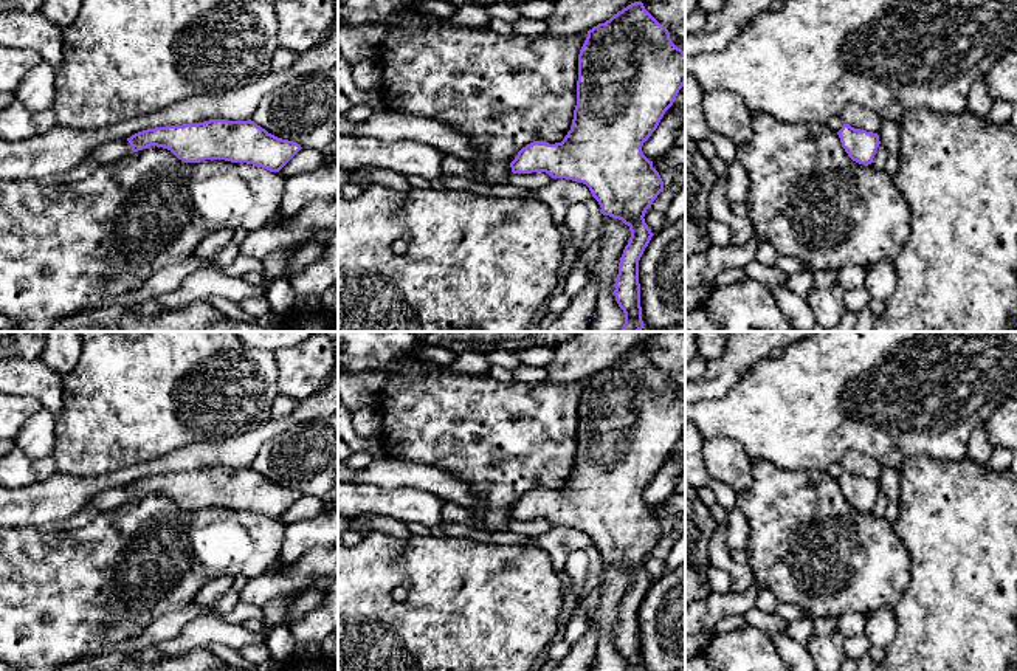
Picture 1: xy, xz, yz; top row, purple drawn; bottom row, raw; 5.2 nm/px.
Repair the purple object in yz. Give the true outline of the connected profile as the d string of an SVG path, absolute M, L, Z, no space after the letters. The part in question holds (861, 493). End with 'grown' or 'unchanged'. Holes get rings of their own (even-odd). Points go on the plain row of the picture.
M843 471L837 479L842 494L848 504L864 513L873 510L876 497L881 491L879 482Z | unchanged

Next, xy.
M209 466L147 476L127 487L98 491L85 508L109 511L150 493L164 494L184 510L225 507L270 519L279 519L302 496L298 490L268 480L251 466Z | grown

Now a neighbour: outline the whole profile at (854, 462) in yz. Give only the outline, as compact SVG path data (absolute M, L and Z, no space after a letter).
M848 451L840 459L843 471L848 471L854 476L879 480L882 466L873 457L859 452L859 451Z

